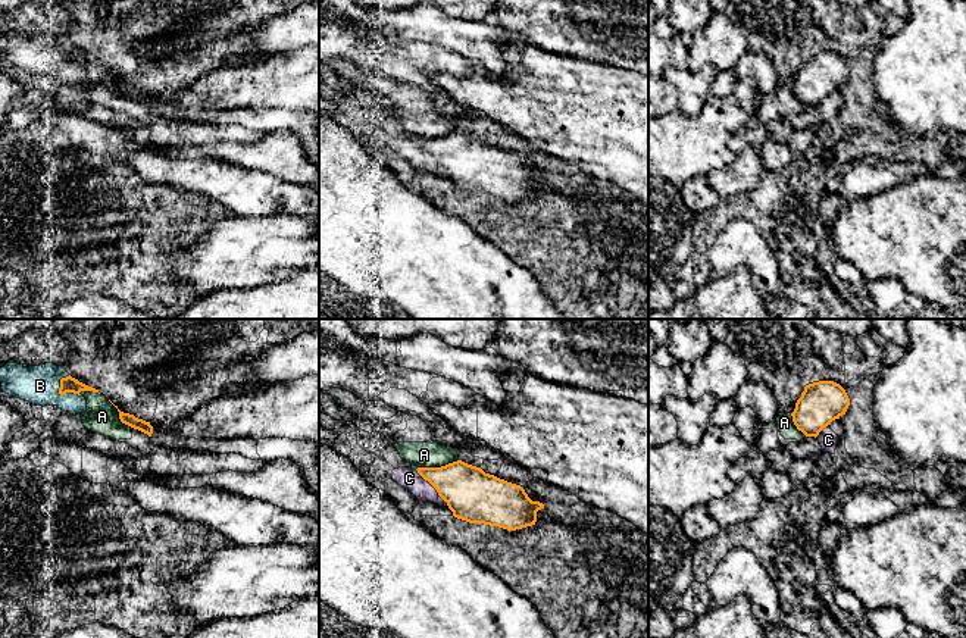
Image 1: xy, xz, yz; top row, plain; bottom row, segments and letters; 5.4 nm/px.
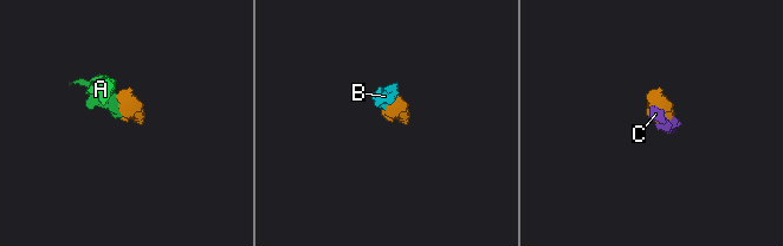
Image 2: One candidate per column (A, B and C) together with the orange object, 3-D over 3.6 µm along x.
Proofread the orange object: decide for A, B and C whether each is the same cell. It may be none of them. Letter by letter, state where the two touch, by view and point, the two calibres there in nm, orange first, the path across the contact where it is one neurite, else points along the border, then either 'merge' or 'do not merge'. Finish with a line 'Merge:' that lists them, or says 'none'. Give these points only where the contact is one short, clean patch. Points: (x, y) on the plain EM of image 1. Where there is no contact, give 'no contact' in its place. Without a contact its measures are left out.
A: xz (437, 138) | 280/140 nm | along xz (458, 130), (440, 137), (418, 138) | do not merge
B: xy (63, 63) | 90/220 nm | merge
C: xz (431, 155) | 280/120 nm | do not merge
Merge: B

